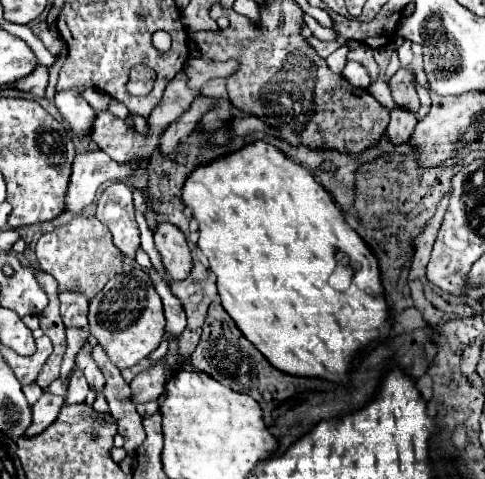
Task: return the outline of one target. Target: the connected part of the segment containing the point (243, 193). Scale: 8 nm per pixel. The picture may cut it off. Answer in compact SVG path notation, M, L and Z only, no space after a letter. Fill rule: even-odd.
M253 141L239 151L195 167L193 177L189 175L183 185L181 201L199 223L197 245L209 259L211 271L217 275L217 291L223 309L273 367L293 375L325 377L335 383L345 383L345 373L353 355L369 345L369 341L389 333L389 309L383 301L375 255L367 249L357 231L345 223L339 207L313 179L313 173L271 143ZM337 249L349 253L349 265L353 269L357 267L353 283L345 291L337 291L329 285L329 275L337 265Z

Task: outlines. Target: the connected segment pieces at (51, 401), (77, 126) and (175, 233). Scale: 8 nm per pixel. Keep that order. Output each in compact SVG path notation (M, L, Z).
M43 393L43 397L33 405L33 421L27 427L25 437L35 437L43 433L57 419L61 407L63 407L63 397Z
M73 91L57 93L55 105L57 105L59 113L63 115L63 119L71 125L71 131L75 137L85 139L91 135L95 111L79 93L73 93Z
M159 221L153 231L153 241L161 255L165 271L171 275L171 279L175 281L185 279L193 267L185 235L173 223Z

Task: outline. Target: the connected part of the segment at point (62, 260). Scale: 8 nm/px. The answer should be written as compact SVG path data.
M79 215L71 223L41 235L35 247L39 267L51 273L59 283L59 293L75 291L83 293L85 297L97 295L105 283L123 271L123 253L113 245L109 229L95 217Z

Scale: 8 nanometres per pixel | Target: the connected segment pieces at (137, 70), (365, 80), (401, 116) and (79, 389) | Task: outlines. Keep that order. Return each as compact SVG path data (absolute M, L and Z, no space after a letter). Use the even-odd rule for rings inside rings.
M137 65L131 71L131 79L128 82L128 93L131 95L146 95L149 93L155 81L155 71L145 67L145 65Z
M347 61L345 69L343 69L343 77L345 77L353 87L361 87L361 89L367 89L367 85L369 85L369 81L371 81L367 69L365 69L361 63L357 63L357 61Z
M395 107L391 111L391 121L387 125L387 135L395 143L407 141L413 135L415 125L417 125L417 117L415 117L413 111L409 111L405 107Z
M75 369L73 379L71 379L71 383L69 383L69 389L67 389L65 405L71 405L71 403L83 403L85 397L87 397L87 391L89 391L89 385L87 385L83 373L81 373L79 369Z

